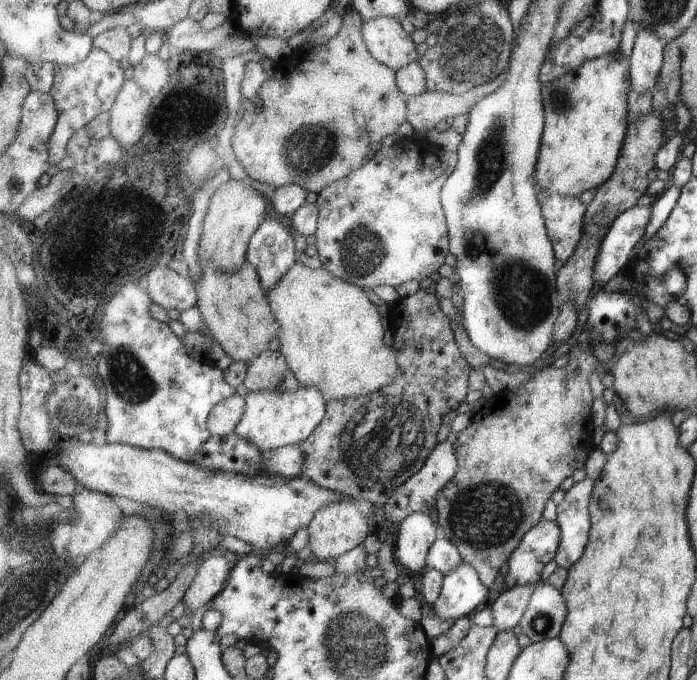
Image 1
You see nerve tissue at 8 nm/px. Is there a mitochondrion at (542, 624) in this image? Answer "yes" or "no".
yes

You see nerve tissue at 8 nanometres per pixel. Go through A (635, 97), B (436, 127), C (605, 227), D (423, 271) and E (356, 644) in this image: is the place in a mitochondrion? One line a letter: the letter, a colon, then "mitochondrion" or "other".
A: other
B: other
C: other
D: other
E: mitochondrion

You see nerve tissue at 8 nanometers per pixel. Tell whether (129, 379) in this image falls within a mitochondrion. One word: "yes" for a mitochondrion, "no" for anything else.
yes

